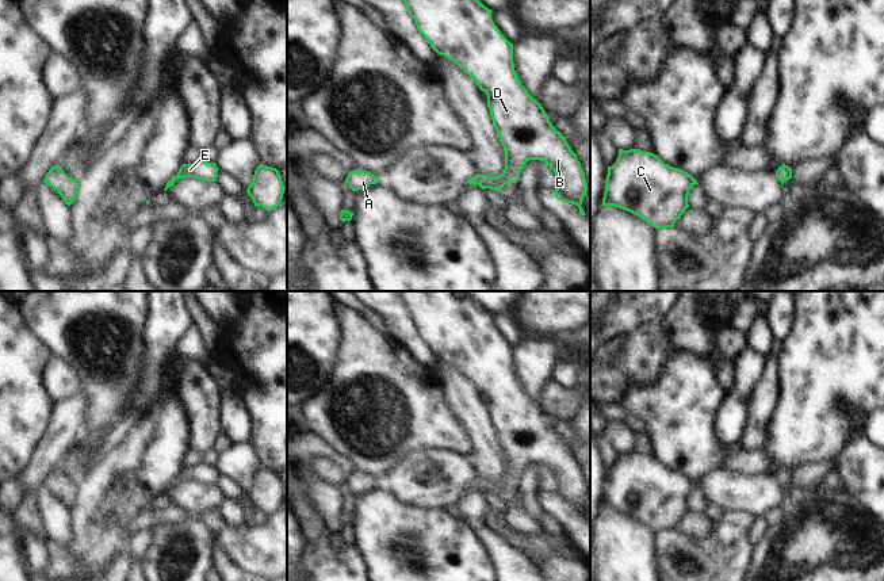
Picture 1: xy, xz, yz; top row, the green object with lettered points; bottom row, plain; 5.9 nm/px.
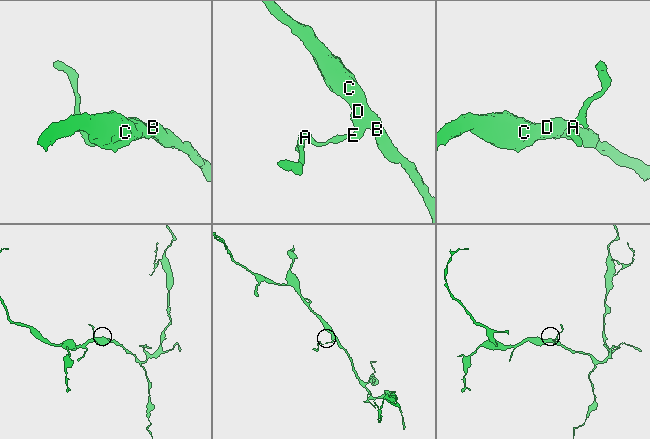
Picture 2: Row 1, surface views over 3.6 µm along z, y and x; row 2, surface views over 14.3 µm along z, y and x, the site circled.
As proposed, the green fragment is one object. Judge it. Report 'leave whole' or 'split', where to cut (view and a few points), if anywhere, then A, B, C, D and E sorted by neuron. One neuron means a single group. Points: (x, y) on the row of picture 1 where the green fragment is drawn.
leave whole | no cut | A B C D E

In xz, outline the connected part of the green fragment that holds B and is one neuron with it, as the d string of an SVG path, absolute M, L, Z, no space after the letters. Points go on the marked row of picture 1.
M403 0L409 15L414 19L417 30L424 35L430 47L440 56L454 61L467 73L475 84L487 95L487 107L495 127L497 135L505 152L505 169L497 176L477 173L468 180L468 184L478 184L482 190L490 188L500 194L501 188L508 183L517 183L520 171L529 160L544 161L556 175L558 186L555 198L573 203L579 209L579 214L586 215L581 207L588 191L585 172L577 154L571 150L566 138L552 126L544 108L536 102L528 91L521 85L513 65L513 43L510 43L497 28L491 19L491 9L485 7L479 0Z

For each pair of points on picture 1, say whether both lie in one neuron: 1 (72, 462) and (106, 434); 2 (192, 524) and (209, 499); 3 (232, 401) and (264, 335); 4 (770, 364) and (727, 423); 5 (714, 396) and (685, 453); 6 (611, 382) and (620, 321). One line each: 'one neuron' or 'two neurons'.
1: one neuron
2: two neurons
3: two neurons
4: two neurons
5: one neuron
6: one neuron

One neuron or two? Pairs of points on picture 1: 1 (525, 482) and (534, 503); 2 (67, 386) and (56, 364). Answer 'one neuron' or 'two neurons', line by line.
1: one neuron
2: one neuron

